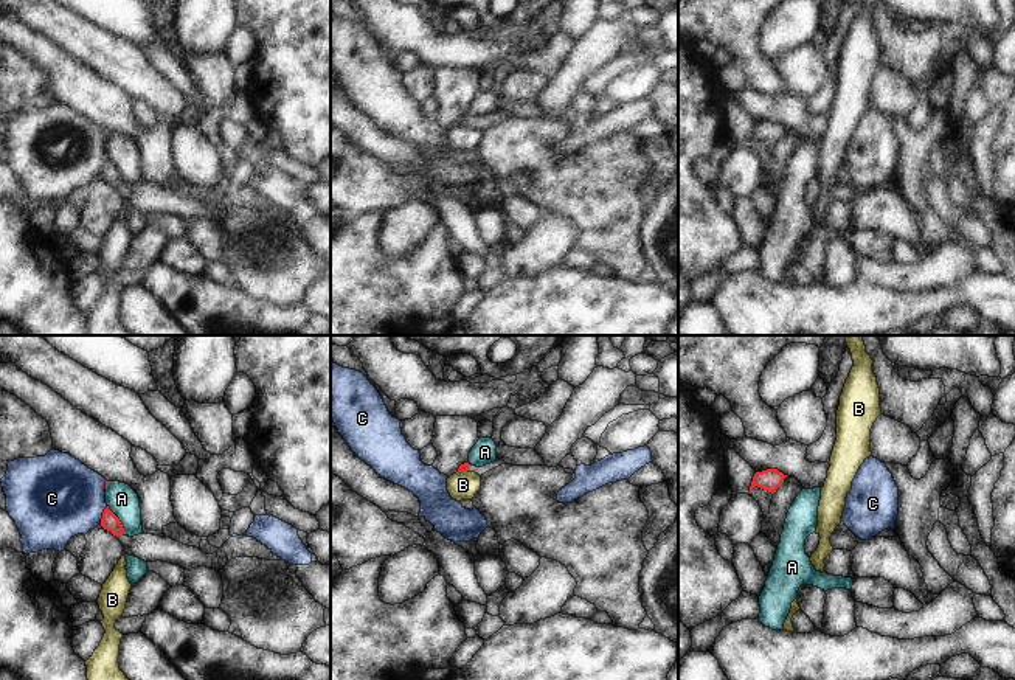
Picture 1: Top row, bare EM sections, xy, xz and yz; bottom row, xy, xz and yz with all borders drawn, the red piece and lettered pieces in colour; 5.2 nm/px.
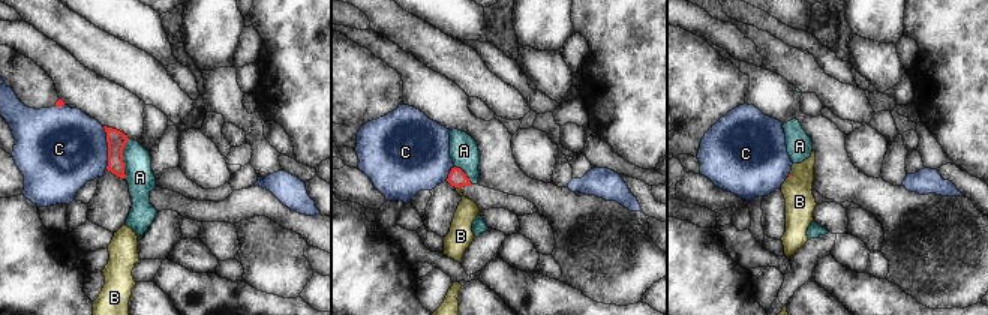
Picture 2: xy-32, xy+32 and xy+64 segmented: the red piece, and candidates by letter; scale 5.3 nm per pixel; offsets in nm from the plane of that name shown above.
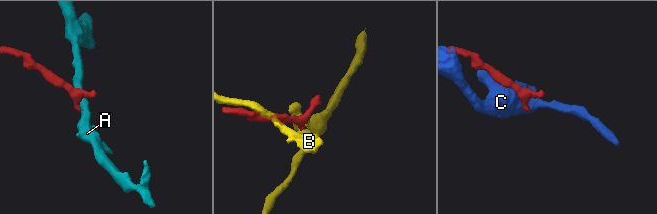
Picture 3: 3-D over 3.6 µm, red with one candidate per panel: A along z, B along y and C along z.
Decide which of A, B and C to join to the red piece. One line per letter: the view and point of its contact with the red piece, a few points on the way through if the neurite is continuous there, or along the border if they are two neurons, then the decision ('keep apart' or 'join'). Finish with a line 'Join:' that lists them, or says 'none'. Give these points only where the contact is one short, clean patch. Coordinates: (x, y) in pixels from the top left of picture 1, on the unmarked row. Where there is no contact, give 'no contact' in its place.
A: meets red in xy at (118, 171); border along xy (107, 157), (124, 185); keep apart
B: meets red in xz at (463, 123); border along xz (467, 121), (458, 124); keep apart
C: meets red in xy at (103, 168); keep apart
Join: none

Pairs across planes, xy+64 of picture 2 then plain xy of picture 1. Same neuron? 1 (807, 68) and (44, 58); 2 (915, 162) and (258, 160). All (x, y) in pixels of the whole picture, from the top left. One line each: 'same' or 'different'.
1: different
2: different

